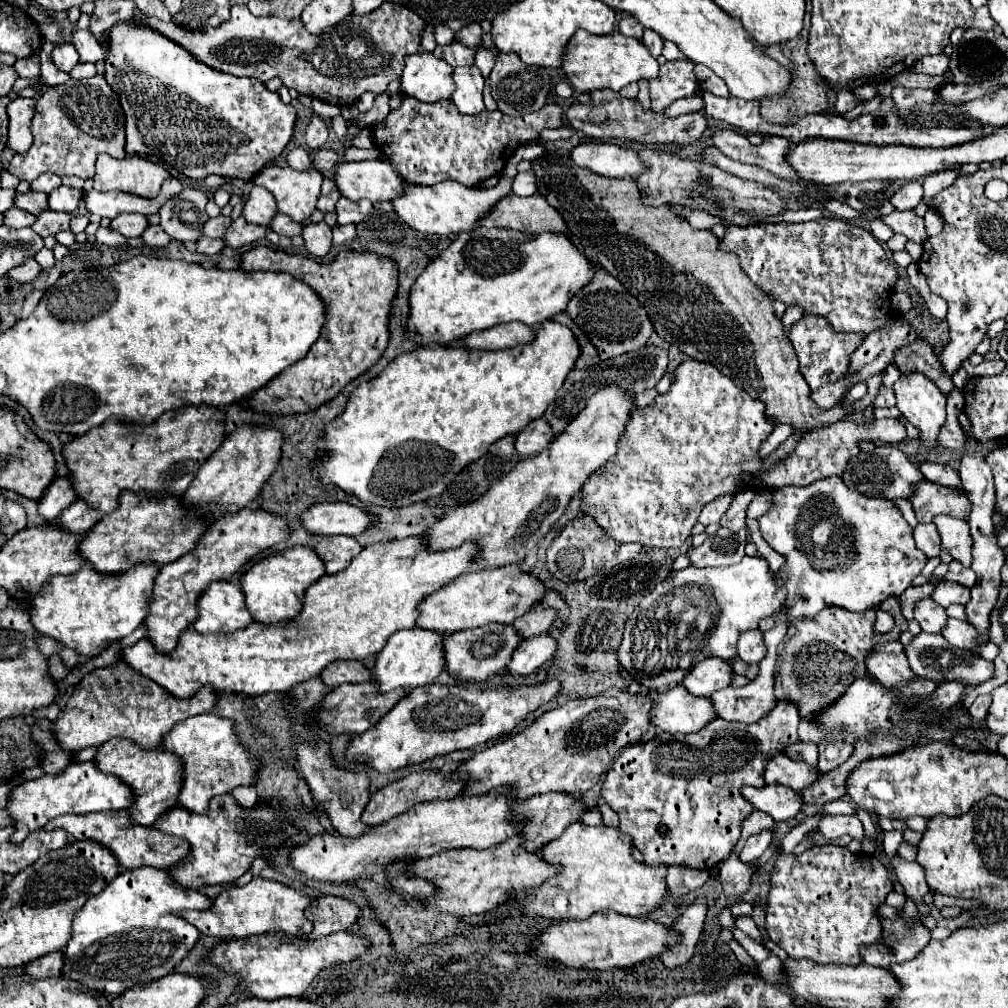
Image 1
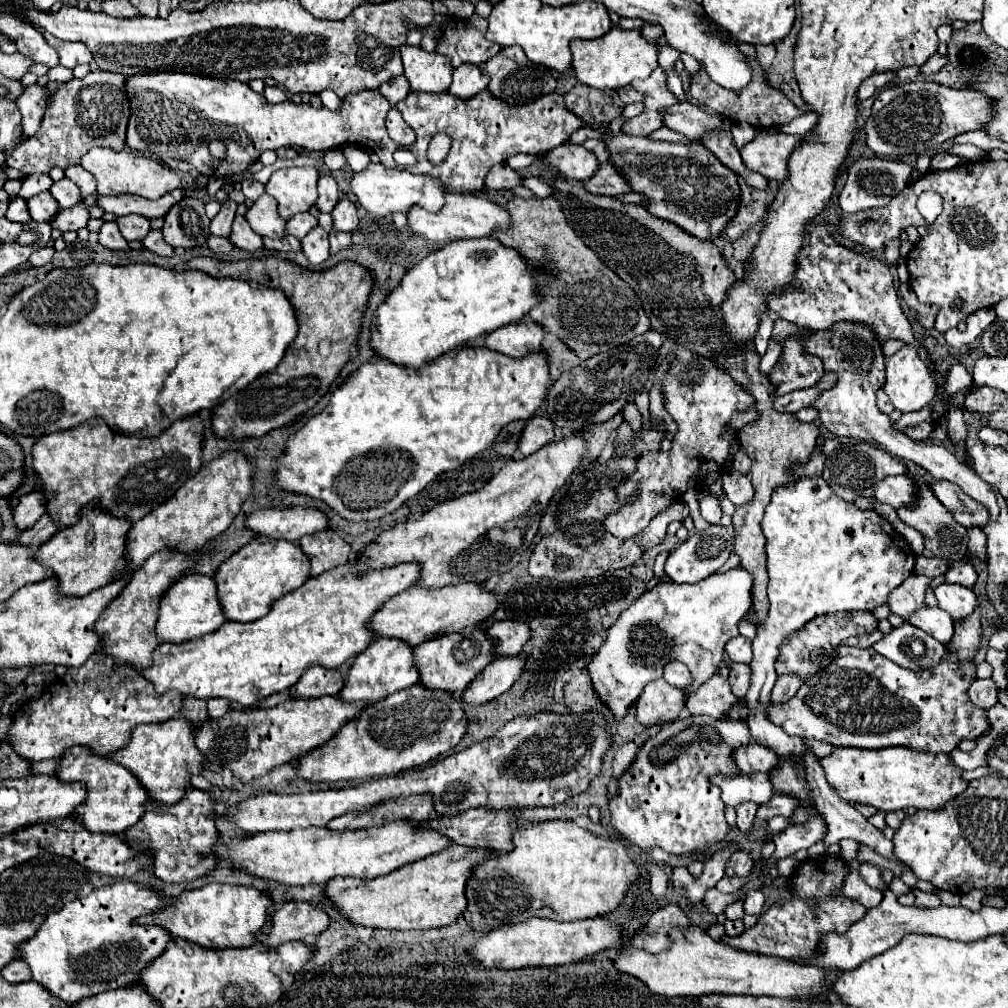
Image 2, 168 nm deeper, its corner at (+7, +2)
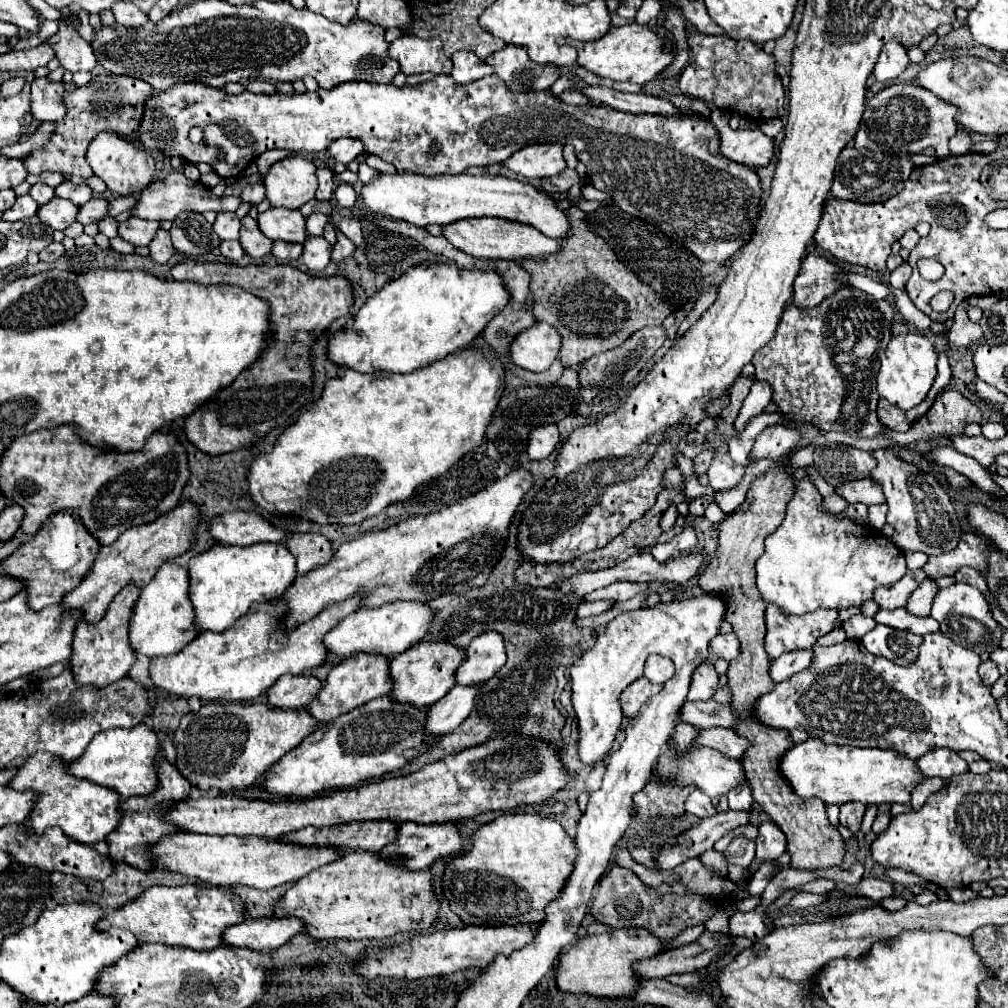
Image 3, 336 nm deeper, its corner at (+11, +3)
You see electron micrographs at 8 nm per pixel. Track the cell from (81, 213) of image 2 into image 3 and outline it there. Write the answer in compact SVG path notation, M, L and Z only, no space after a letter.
M96 196L78 208L76 222L84 224L84 226L90 222L98 222L106 216L106 208L108 208L108 202L102 196Z

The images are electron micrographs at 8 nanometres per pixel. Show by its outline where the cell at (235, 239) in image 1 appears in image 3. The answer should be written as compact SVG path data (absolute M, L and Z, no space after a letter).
M244 216L240 220L240 246L244 248L244 252L252 258L262 258L266 254L270 254L272 250L272 240L268 240L258 228L256 228L256 220L250 216Z

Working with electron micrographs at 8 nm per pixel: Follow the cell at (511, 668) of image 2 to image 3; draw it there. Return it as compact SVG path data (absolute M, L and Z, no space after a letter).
M468 684L468 686L456 686L452 688L452 692L448 692L448 696L444 696L442 700L438 700L430 710L428 710L428 732L442 736L448 734L452 730L458 728L458 724L462 724L464 718L468 718L468 714L472 712L476 698L480 694L478 684Z

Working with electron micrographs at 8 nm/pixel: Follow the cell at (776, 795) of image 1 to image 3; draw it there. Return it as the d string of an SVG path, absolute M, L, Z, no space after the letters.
M694 746L684 756L676 756L672 752L672 748L668 748L660 756L660 760L658 760L658 772L662 776L672 776L672 772L674 772L676 774L676 780L680 780L680 784L696 784L710 798L726 796L730 790L746 784L746 774L744 774L742 762L728 760L726 756L720 756L720 752L714 752L712 748L704 748L704 746Z

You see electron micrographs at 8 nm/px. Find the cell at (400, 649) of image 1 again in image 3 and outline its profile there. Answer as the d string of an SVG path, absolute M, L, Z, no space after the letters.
M358 652L350 658L344 658L338 666L334 666L324 682L322 692L308 704L306 710L318 720L318 722L328 722L334 720L340 714L346 714L378 696L388 696L392 692L392 678L390 678L390 660L382 654L366 654Z

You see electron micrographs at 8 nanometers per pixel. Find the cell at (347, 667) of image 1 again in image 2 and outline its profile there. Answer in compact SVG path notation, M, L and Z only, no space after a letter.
M310 667L304 671L300 681L290 687L290 697L294 699L314 699L324 695L338 695L344 687L344 677L336 669Z

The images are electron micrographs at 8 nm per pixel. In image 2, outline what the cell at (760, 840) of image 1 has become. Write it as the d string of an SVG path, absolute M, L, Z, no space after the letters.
M744 801L744 805L736 807L736 825L740 827L740 831L750 831L756 819L756 805L752 805L752 801Z

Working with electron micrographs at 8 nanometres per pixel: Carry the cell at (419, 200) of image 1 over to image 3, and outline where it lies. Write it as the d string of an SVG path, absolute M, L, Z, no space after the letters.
M468 218L468 220L456 220L454 224L442 226L442 236L452 242L456 248L462 252L468 252L476 258L486 258L486 260L522 260L522 258L532 258L532 256L542 256L542 254L552 254L560 250L560 242L544 236L536 228L504 218Z

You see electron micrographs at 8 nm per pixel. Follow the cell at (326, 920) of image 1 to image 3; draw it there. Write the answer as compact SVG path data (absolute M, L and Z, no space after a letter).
M296 916L248 918L242 924L228 928L224 940L228 946L268 952L290 942L294 936L302 934L304 928L306 928L304 920Z

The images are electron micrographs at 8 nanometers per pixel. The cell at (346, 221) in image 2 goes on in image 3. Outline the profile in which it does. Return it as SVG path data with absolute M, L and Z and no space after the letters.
M350 216L350 218L342 218L340 224L338 224L338 230L340 230L344 236L348 236L356 246L360 246L360 244L364 242L360 222L358 222L356 218L352 218L352 216Z

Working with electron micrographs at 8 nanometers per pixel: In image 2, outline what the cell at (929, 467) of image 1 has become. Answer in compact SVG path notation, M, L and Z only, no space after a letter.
M934 481L932 489L960 525L964 525L966 529L984 529L984 525L988 523L988 509L984 509L984 505L980 505L976 499L968 497L958 485L950 485L948 481Z

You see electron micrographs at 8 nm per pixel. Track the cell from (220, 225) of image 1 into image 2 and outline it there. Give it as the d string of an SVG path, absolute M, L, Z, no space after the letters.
M226 199L226 201L222 203L220 213L218 213L218 215L212 219L212 223L210 223L210 233L212 233L212 235L218 235L218 237L228 237L228 235L230 235L230 231L232 231L232 221L234 221L234 217L236 217L236 207L238 207L238 203L232 201L232 199Z

